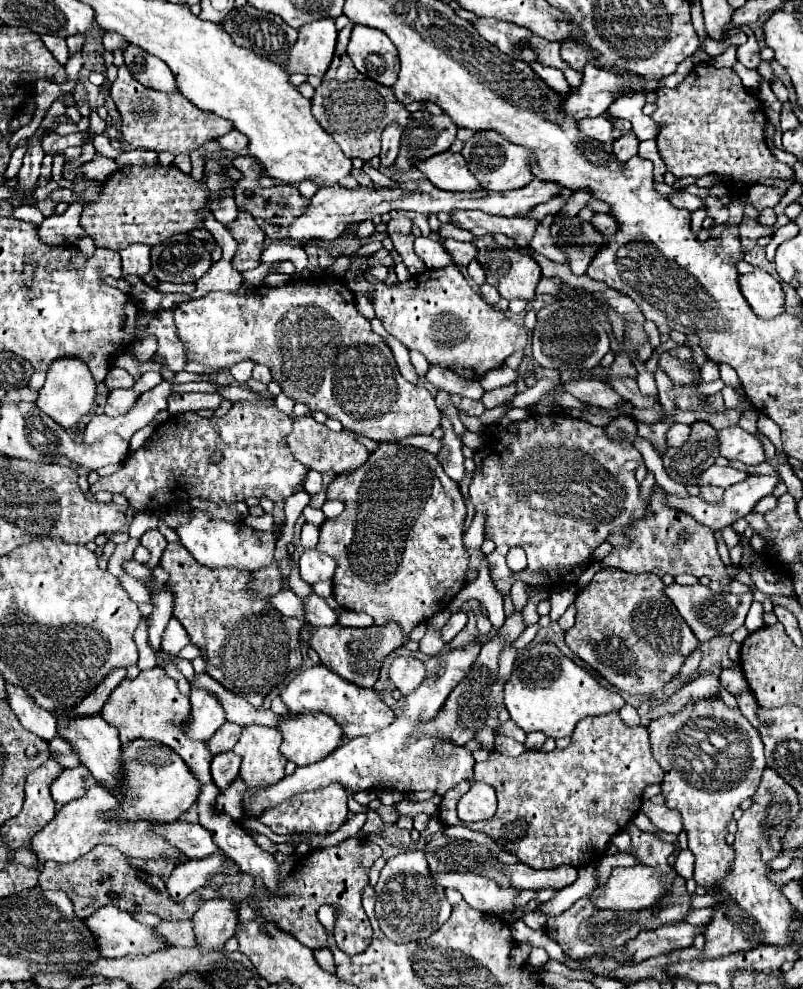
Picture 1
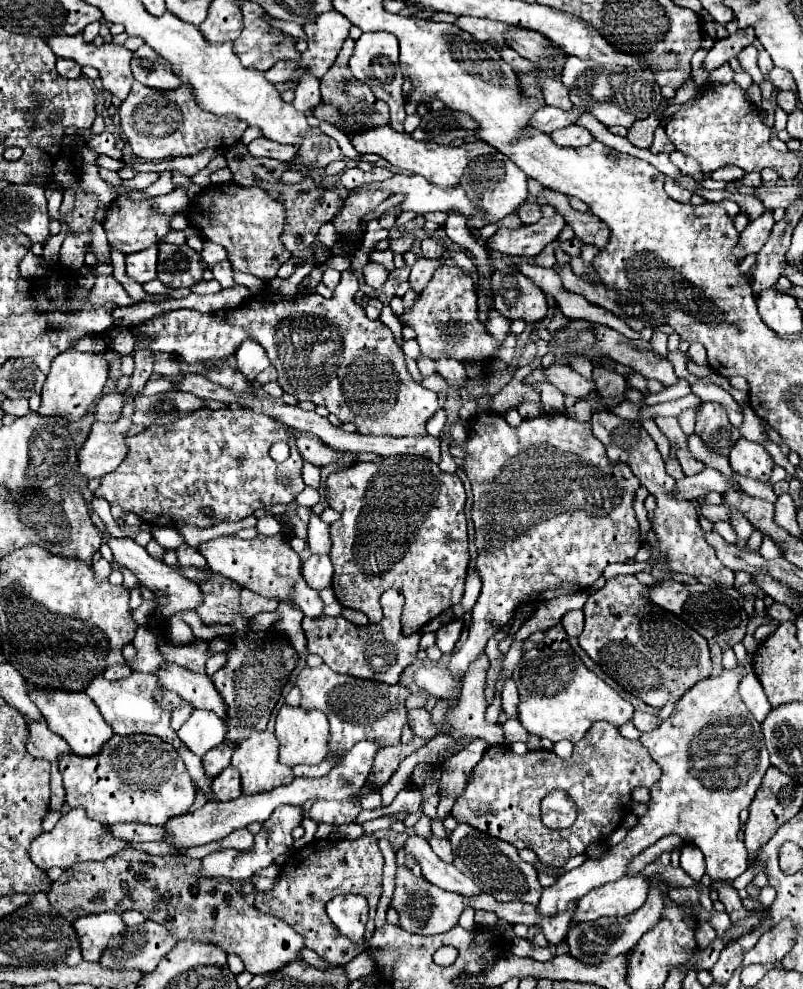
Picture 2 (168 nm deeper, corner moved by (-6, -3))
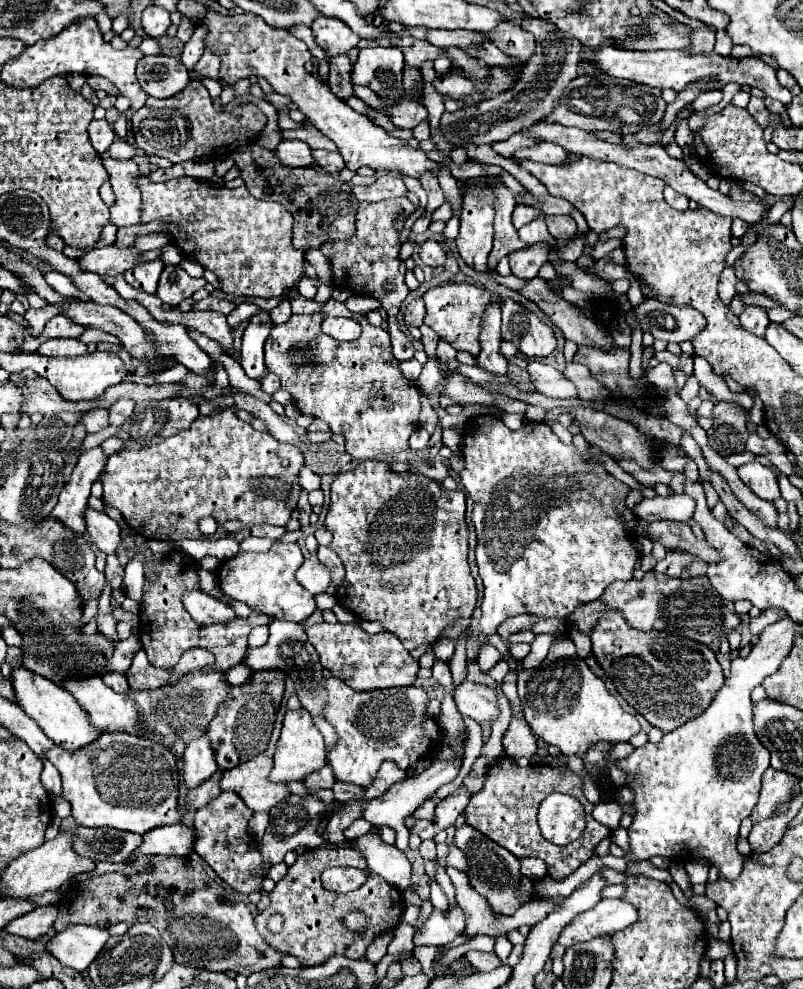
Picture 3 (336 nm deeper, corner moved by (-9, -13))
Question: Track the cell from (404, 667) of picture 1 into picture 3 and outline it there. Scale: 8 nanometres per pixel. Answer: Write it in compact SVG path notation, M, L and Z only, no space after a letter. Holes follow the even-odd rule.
M464 681L462 685L458 685L454 689L452 697L456 701L458 711L462 711L462 715L472 717L478 723L492 721L498 713L498 709L496 709L496 689L494 687Z

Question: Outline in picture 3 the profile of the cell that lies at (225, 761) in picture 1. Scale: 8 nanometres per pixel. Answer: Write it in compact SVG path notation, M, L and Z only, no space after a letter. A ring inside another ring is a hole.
M222 791L206 807L198 809L194 819L194 829L198 831L194 851L216 871L222 881L226 881L234 891L244 895L262 889L262 879L254 879L254 875L250 875L250 871L258 867L256 843L242 843L248 839L246 825L250 817L252 811L246 807L246 803L242 803L242 799L234 791Z

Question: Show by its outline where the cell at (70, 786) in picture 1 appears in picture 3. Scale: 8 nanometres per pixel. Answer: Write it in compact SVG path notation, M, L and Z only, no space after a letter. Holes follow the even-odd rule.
M102 733L82 751L66 751L54 745L46 759L62 775L62 797L72 805L72 817L84 827L114 827L148 833L182 819L178 813L176 757L162 745L126 733Z

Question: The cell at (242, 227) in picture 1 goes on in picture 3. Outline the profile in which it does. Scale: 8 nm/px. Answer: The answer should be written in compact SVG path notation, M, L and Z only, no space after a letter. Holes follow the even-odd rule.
M144 175L136 177L142 191L142 223L152 219L164 219L168 225L164 231L172 235L172 241L186 257L196 259L204 269L216 273L222 279L222 289L230 295L244 297L280 297L294 287L304 275L304 253L292 247L292 215L276 201L260 201L252 197L246 187L226 189L200 183L192 177L180 177L164 183L154 183Z

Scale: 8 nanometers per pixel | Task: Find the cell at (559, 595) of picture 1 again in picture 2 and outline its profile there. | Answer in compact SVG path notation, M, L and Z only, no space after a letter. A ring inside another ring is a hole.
M561 623L547 629L543 641L523 653L515 667L513 681L521 695L519 721L531 735L547 737L553 743L561 739L571 743L581 741L595 721L609 721L611 725L621 727L633 717L633 705L589 671L575 655Z

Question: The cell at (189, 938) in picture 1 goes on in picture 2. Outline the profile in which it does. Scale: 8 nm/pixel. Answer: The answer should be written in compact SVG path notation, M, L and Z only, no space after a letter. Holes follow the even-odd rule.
M147 919L143 925L127 927L125 933L113 937L111 945L107 945L107 955L103 953L99 963L107 969L151 973L175 945L175 937L163 925Z

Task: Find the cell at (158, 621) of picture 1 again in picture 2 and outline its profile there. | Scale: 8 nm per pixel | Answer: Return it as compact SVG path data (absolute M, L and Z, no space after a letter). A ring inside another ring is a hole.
M109 535L107 545L111 547L115 561L121 563L123 567L127 567L129 571L133 571L133 573L137 575L139 583L143 583L143 585L155 595L155 601L157 601L157 603L159 603L161 597L167 597L167 605L159 605L159 607L157 607L157 613L159 613L163 619L173 617L177 611L195 609L197 605L201 605L201 589L199 589L199 585L197 585L195 581L183 577L177 569L165 565L163 561L153 559L153 557L145 551L145 547L137 545L133 539L129 539L129 537L121 537L121 539L117 539L117 537L111 537L111 535Z

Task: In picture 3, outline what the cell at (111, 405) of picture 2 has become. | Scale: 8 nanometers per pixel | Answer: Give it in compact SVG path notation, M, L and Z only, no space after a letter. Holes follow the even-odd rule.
M92 409L82 417L82 423L86 425L88 433L98 433L102 429L106 429L108 423L108 409Z

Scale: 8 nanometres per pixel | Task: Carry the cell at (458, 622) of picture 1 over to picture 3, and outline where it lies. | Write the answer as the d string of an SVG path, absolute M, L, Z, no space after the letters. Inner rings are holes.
M442 637L438 639L434 645L432 645L432 651L436 655L436 659L442 659L442 661L450 661L454 651L456 651L456 643L454 639L448 639L448 637Z

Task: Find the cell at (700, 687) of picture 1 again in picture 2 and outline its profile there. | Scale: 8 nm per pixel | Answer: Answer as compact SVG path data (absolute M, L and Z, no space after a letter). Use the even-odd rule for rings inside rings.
M635 713L633 715L633 725L639 731L651 731L651 729L655 729L659 725L659 721L657 721L655 713Z

